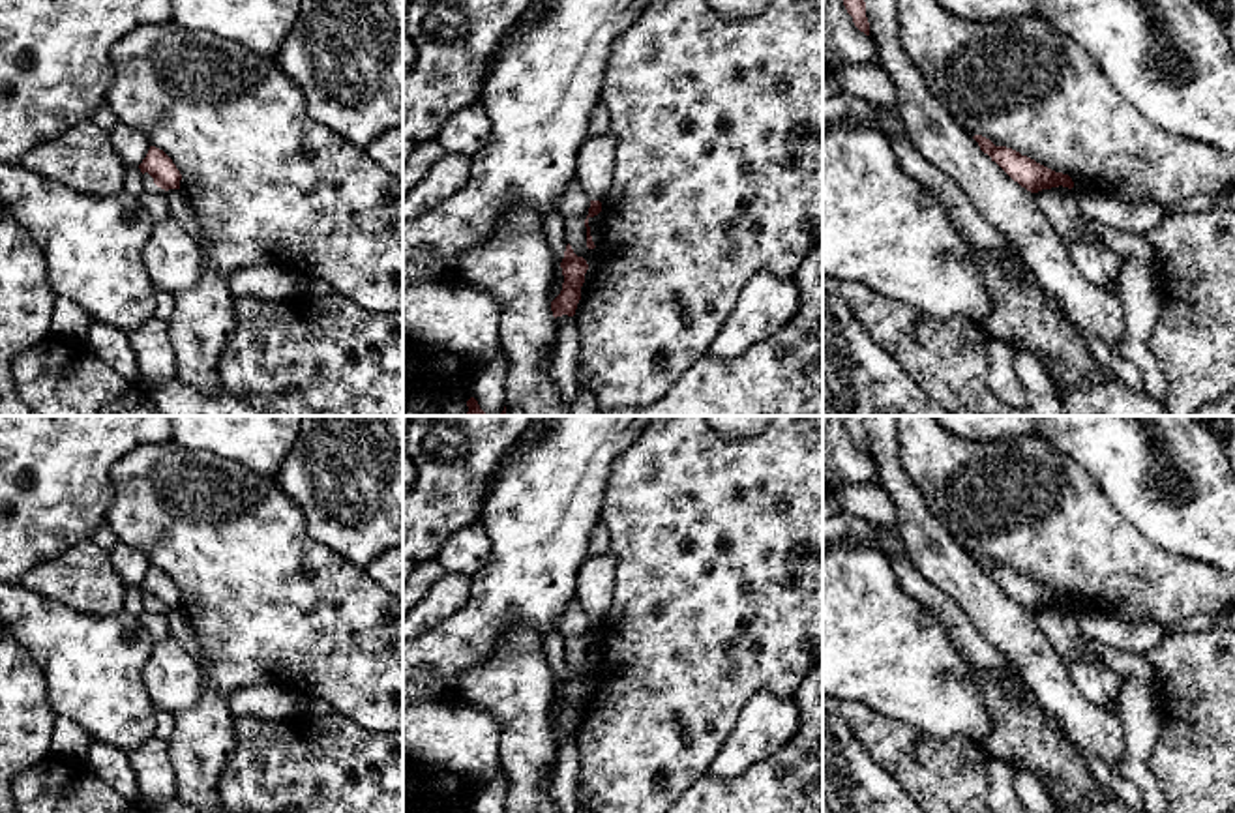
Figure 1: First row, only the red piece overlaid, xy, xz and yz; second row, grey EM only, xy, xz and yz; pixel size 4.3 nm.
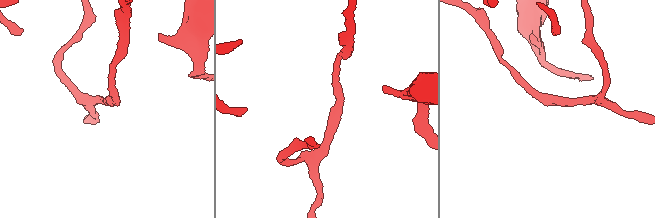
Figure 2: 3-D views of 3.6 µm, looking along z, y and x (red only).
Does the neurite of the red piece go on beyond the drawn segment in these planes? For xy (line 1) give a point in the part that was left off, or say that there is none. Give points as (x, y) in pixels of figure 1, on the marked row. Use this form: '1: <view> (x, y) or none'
1: none

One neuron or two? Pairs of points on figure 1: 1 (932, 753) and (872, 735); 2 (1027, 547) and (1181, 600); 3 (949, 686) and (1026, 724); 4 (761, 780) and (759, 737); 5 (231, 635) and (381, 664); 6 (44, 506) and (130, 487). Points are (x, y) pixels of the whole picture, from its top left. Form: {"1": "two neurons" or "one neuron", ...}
{"1": "one neuron", "2": "one neuron", "3": "two neurons", "4": "two neurons", "5": "one neuron", "6": "two neurons"}

